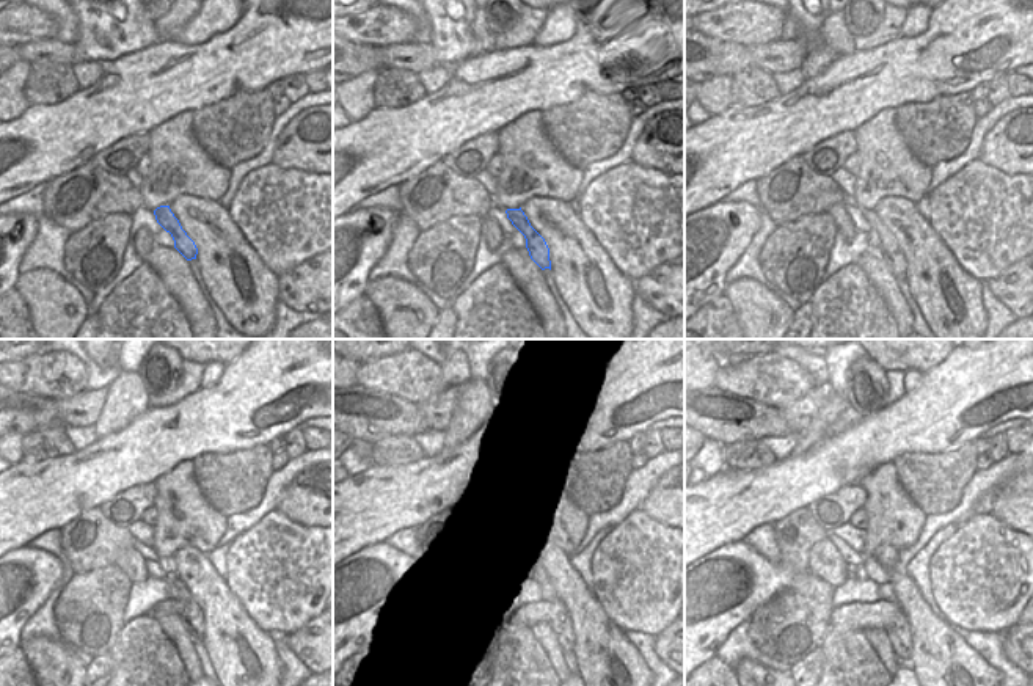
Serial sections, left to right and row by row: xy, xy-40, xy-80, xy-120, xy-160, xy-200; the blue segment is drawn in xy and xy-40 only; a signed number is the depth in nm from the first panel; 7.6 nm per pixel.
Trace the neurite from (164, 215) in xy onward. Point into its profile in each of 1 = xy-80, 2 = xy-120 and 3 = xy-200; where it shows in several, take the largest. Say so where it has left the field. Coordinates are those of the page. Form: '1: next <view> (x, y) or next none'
1: next xy-80 (892, 255)
2: next xy-120 (192, 614)
3: next xy-200 (898, 633)

